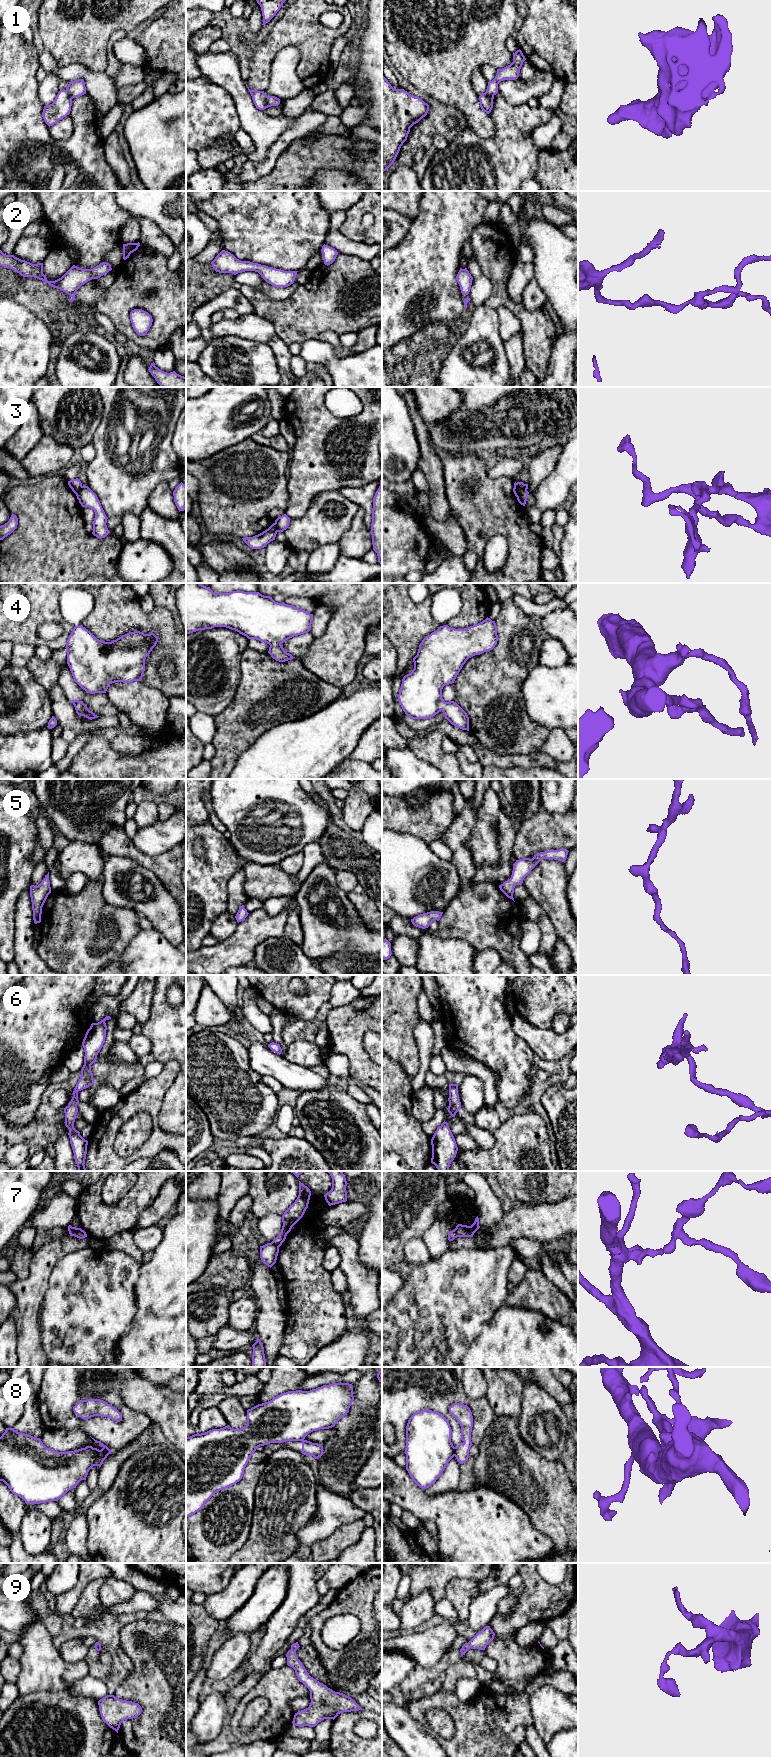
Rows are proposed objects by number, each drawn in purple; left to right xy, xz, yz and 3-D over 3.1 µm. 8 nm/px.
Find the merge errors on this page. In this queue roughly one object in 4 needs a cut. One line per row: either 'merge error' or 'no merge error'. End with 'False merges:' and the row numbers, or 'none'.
1: no merge error
2: no merge error
3: merge error
4: no merge error
5: no merge error
6: no merge error
7: merge error
8: merge error
9: no merge error
False merges: 3, 7, 8

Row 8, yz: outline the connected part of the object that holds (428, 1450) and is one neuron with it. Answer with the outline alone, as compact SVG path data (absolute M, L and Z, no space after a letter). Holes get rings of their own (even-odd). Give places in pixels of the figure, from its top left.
M421 1410L414 1413L406 1426L406 1470L422 1489L429 1488L440 1477L455 1456L449 1422L444 1415Z

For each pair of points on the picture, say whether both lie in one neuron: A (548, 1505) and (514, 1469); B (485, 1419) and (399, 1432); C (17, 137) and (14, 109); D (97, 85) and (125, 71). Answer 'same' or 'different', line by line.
A: same
B: same
C: same
D: different

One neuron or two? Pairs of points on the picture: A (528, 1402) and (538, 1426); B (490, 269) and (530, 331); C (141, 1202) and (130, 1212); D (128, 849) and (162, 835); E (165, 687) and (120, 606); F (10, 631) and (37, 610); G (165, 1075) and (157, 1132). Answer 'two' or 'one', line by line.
A: one
B: one
C: one
D: two
E: one
F: one
G: one

